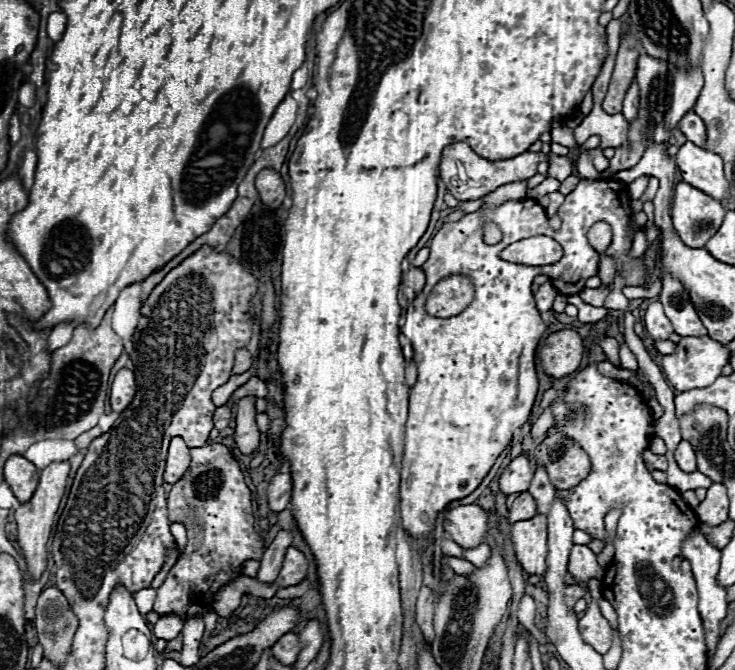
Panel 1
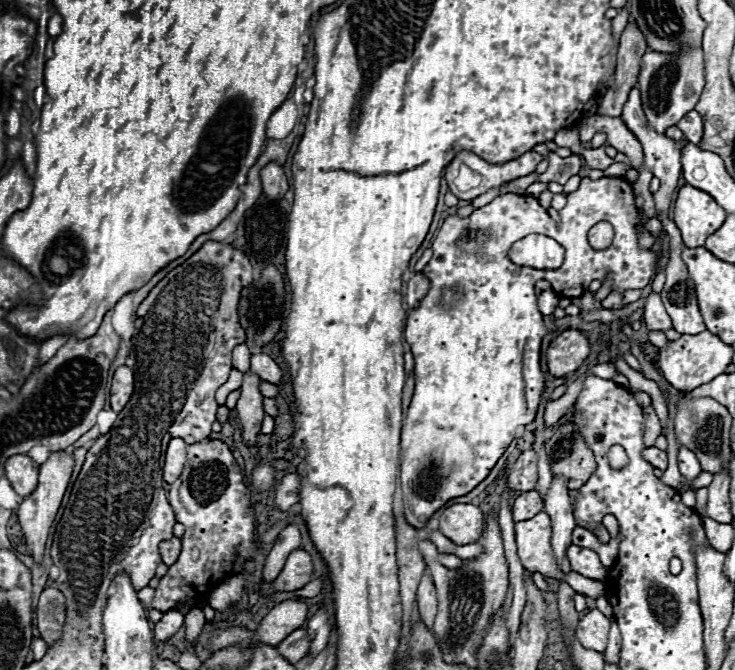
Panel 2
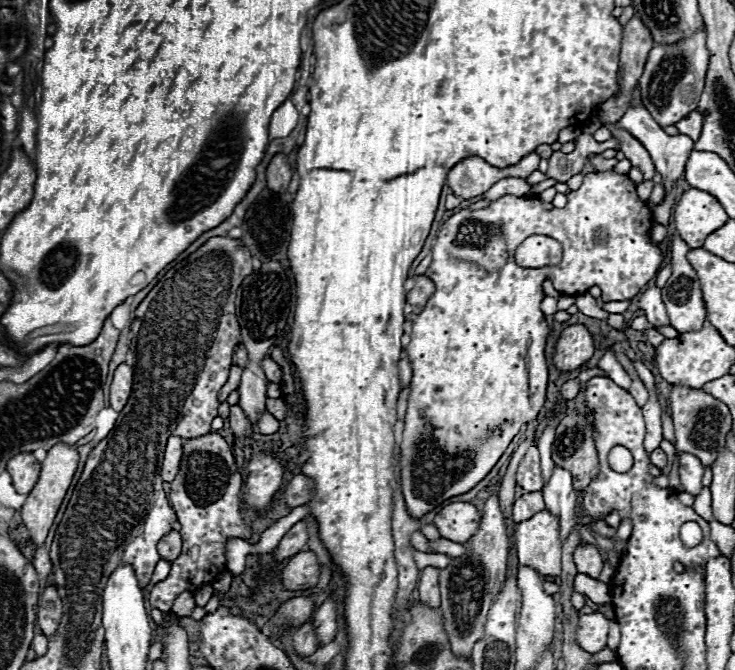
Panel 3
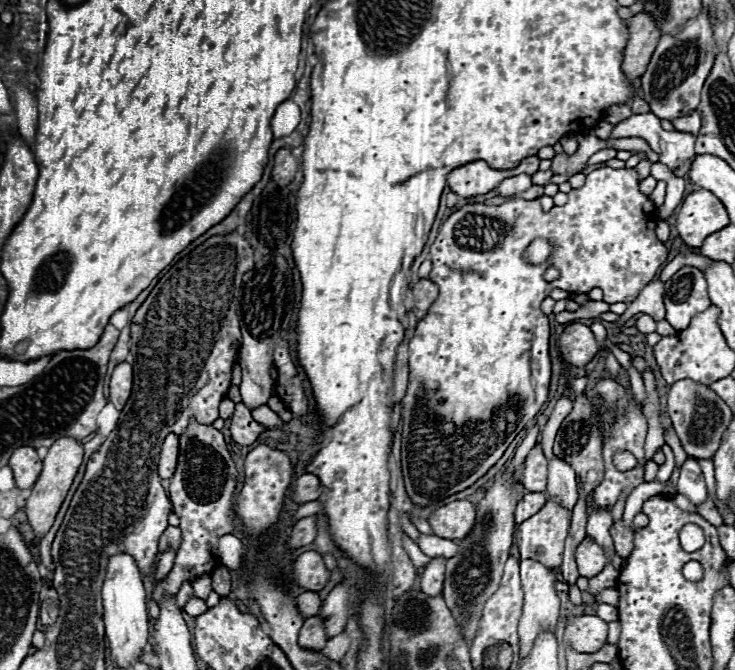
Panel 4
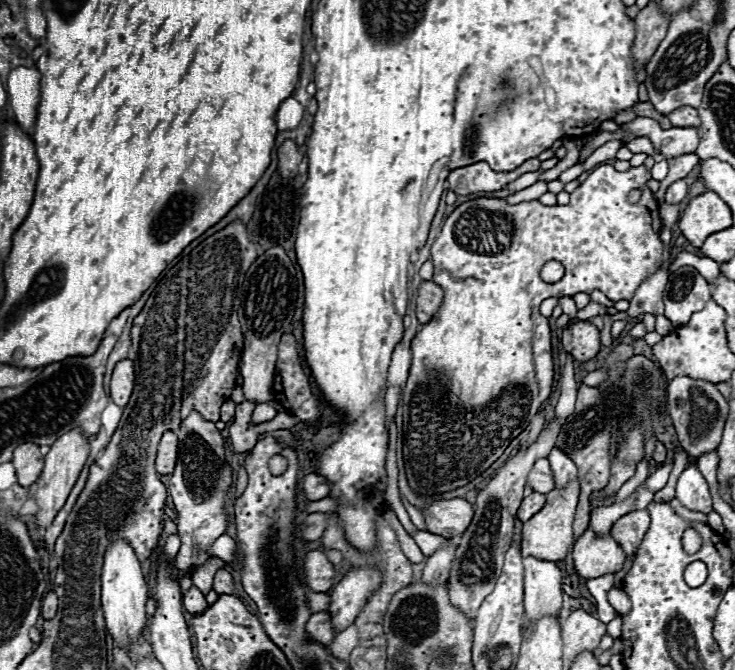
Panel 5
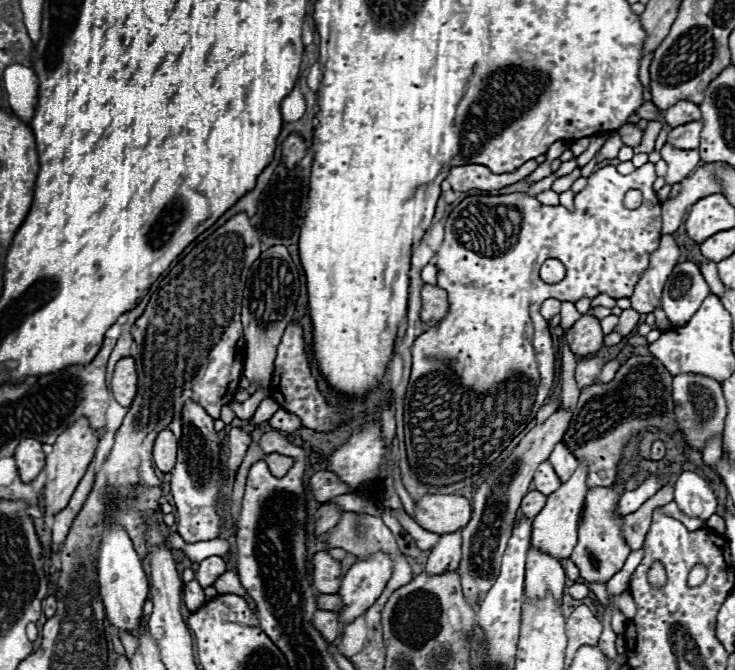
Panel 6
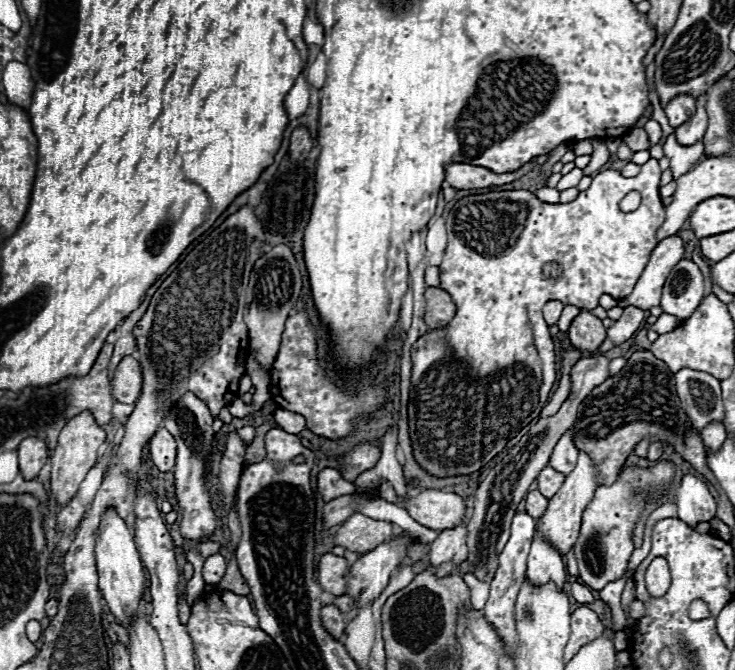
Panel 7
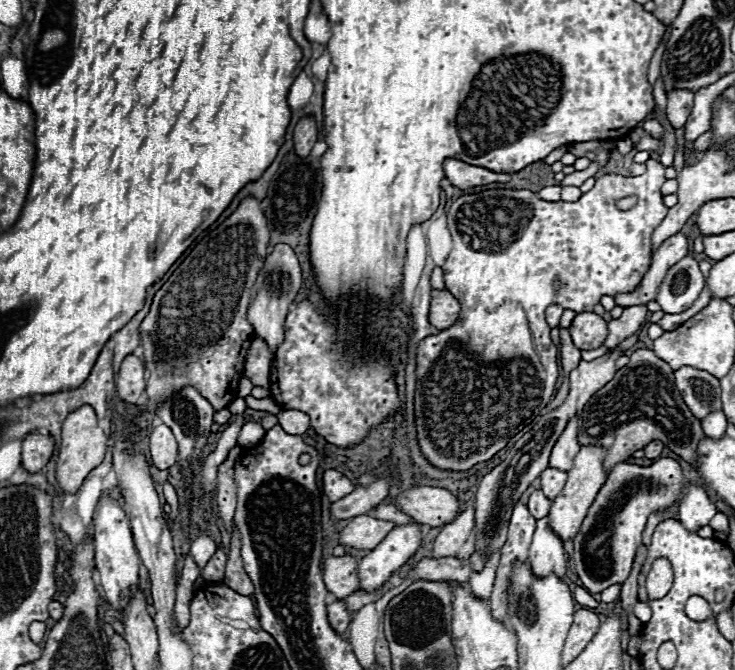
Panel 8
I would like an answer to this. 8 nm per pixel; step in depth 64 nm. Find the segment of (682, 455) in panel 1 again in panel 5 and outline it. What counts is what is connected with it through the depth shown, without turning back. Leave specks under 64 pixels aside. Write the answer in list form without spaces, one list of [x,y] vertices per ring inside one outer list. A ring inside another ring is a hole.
[[[694,464],[686,466],[686,470],[680,474],[678,486],[676,486],[676,498],[690,510],[698,510],[704,514],[712,510],[712,498],[710,498],[708,484]]]

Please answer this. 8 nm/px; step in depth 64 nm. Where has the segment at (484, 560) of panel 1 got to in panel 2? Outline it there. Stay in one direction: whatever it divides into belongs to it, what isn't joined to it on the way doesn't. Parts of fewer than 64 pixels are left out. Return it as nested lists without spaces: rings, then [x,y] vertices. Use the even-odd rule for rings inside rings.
[[[466,544],[466,546],[458,546],[456,548],[456,556],[462,558],[462,560],[478,558],[478,554],[482,554],[482,546],[480,544]]]

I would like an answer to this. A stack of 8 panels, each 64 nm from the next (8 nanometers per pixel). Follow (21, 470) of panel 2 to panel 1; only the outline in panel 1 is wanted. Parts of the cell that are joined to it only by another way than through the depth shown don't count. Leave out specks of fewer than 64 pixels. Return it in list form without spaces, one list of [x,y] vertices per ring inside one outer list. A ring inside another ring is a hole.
[[[14,454],[6,460],[4,466],[4,480],[18,498],[18,502],[28,502],[30,494],[34,494],[38,486],[38,470],[26,458]]]

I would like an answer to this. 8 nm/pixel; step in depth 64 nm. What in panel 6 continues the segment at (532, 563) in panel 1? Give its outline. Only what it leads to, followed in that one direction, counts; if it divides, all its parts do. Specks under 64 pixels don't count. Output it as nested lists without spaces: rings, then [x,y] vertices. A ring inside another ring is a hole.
[[[580,464],[578,470],[572,474],[568,482],[564,482],[556,492],[548,496],[546,506],[534,516],[532,520],[532,534],[530,534],[530,548],[538,546],[538,550],[546,550],[546,554],[554,554],[554,558],[568,558],[576,546],[578,536],[578,514],[582,510],[586,498],[586,466]]]

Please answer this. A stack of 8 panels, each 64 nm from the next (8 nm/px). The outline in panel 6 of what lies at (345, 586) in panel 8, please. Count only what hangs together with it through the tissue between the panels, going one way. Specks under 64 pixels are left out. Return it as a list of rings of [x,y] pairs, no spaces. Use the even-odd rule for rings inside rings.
[[[328,552],[312,556],[312,586],[322,594],[336,594],[340,588],[340,562]]]

